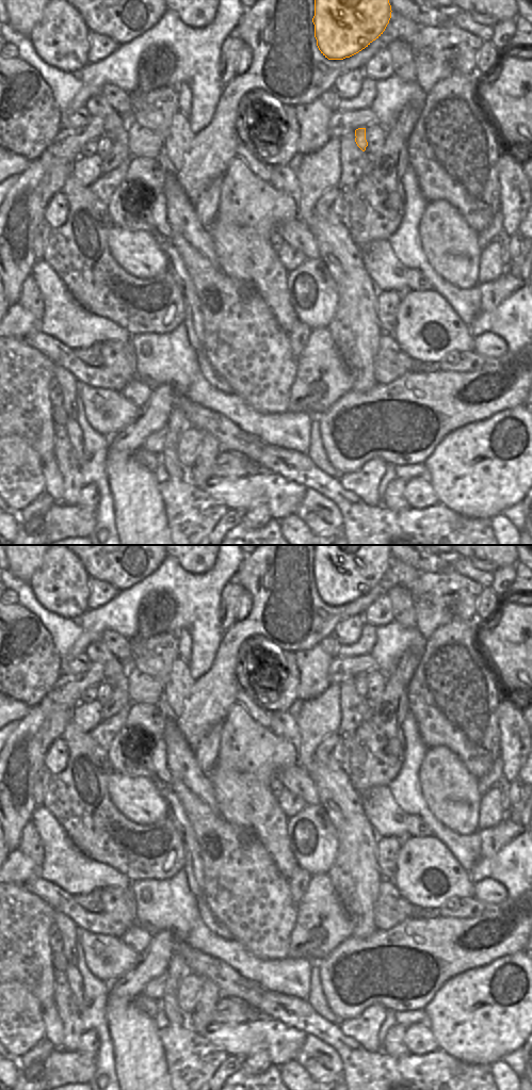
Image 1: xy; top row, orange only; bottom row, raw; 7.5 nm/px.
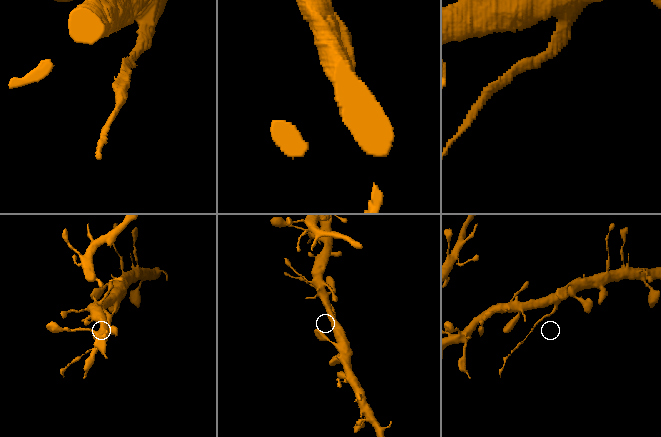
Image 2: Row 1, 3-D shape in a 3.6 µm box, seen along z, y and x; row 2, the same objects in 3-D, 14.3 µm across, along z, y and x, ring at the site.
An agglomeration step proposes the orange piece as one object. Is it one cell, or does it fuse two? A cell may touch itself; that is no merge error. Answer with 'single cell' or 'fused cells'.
fused cells

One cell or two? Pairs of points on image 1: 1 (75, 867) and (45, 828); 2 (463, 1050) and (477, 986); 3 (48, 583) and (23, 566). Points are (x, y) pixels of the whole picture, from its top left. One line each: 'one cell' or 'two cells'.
1: one cell
2: one cell
3: two cells

